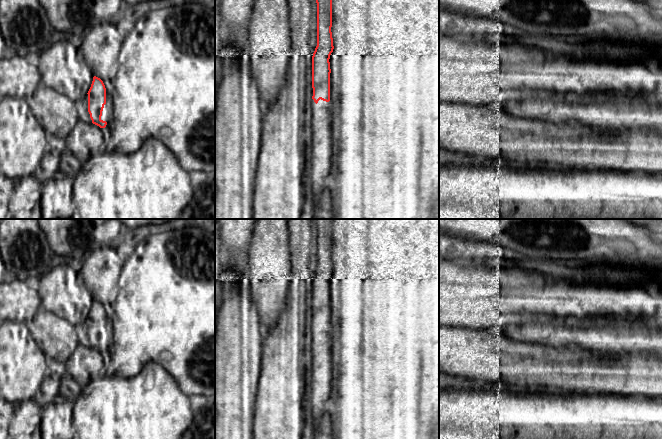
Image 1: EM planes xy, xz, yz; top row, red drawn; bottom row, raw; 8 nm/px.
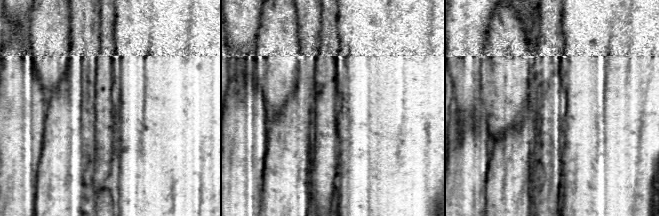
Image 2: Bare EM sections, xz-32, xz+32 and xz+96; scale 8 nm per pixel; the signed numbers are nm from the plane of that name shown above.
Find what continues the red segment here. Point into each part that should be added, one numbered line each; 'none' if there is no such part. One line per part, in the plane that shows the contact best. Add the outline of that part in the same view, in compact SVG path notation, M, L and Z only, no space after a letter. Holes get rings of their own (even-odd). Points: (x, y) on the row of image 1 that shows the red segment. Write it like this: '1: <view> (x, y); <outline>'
1: xy (107, 114); M106 92L106 104L104 105L103 111L102 111L102 116L101 120L106 121L107 123L110 121L112 118L113 113L112 113L112 100L109 96L109 94Z

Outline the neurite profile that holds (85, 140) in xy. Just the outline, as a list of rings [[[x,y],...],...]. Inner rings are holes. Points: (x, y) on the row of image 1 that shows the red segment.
[[[79,120],[65,139],[69,150],[82,164],[103,150],[101,128]]]

